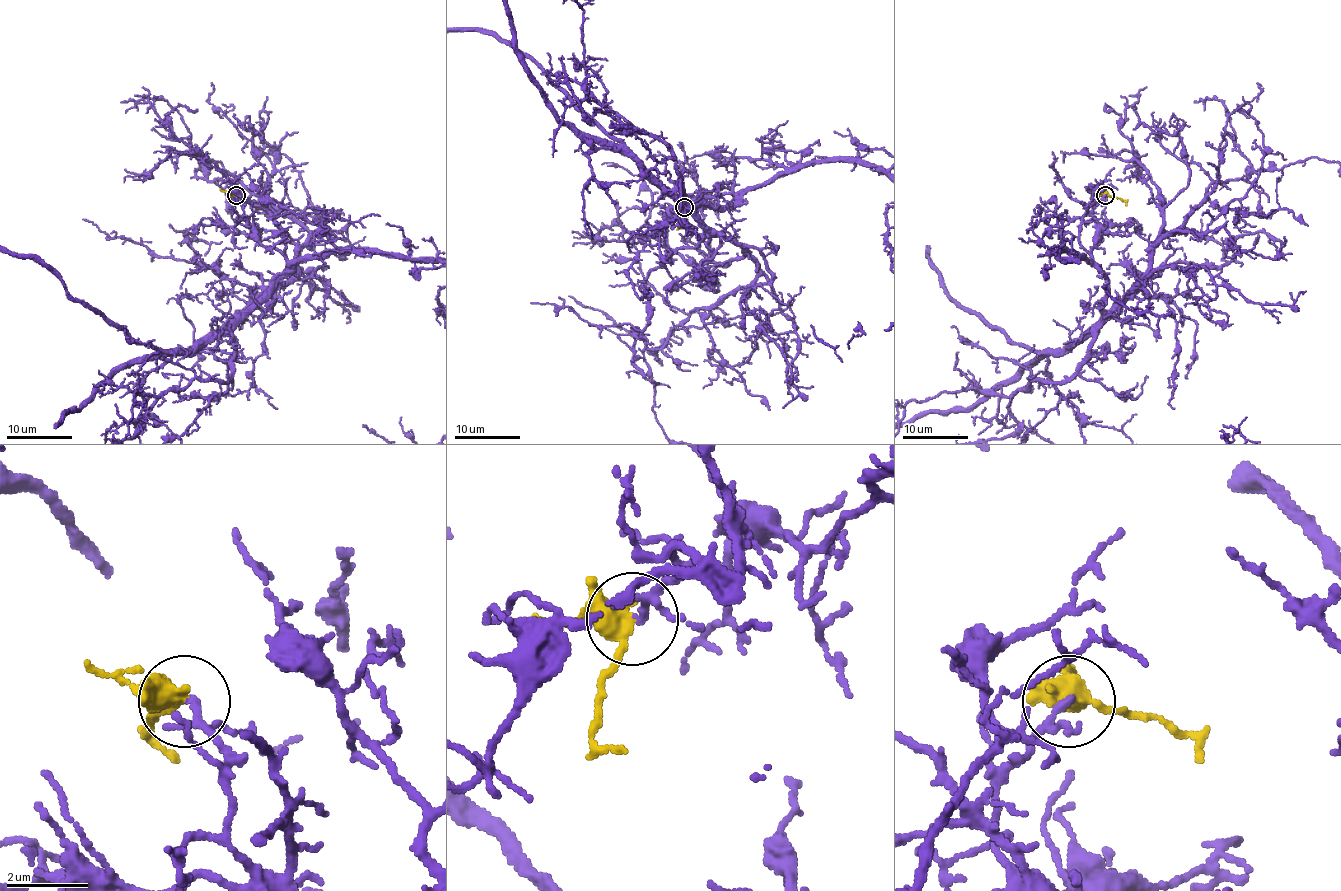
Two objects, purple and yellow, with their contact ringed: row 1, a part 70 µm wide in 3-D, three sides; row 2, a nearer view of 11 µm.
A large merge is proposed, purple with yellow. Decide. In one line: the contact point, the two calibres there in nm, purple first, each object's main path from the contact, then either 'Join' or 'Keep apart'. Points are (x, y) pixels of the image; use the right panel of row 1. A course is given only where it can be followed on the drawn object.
Place: (1105, 195). Thickness 120 nm (purple) against 340 nm. Course of yellow: (1105, 196), (1120, 197), (1127, 205). Join

